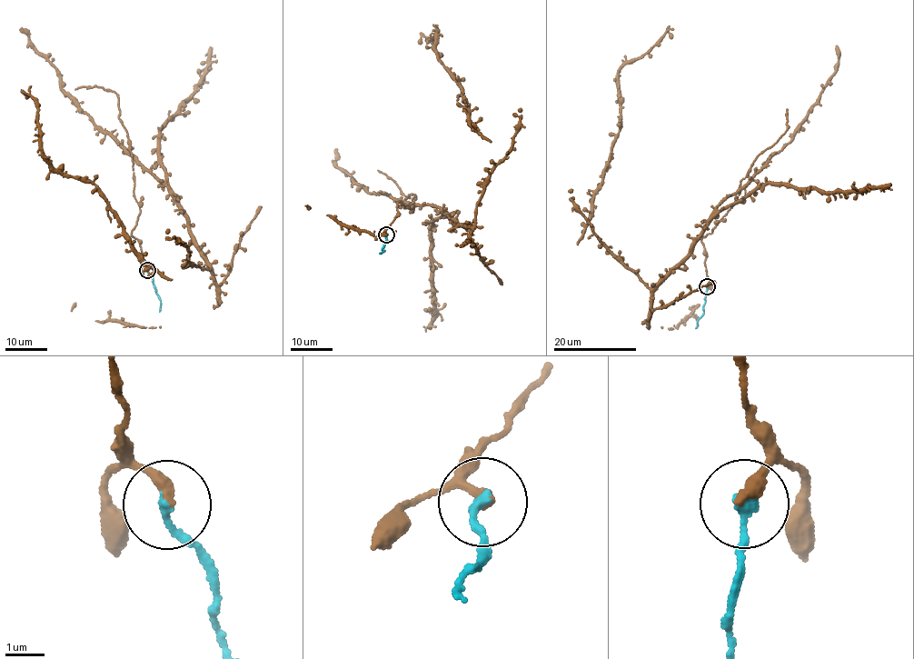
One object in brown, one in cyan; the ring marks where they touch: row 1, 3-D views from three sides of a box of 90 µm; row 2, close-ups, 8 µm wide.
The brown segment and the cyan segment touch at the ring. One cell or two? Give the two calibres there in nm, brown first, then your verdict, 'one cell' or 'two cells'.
320/260 nm | two cells

